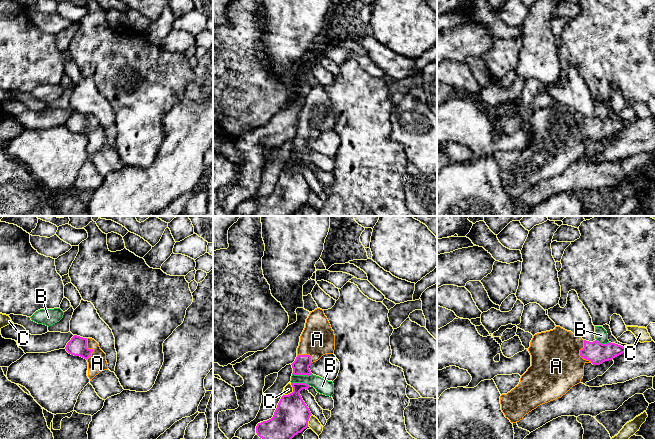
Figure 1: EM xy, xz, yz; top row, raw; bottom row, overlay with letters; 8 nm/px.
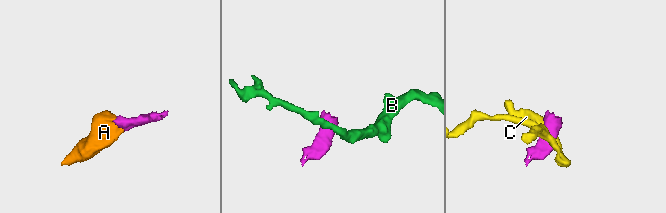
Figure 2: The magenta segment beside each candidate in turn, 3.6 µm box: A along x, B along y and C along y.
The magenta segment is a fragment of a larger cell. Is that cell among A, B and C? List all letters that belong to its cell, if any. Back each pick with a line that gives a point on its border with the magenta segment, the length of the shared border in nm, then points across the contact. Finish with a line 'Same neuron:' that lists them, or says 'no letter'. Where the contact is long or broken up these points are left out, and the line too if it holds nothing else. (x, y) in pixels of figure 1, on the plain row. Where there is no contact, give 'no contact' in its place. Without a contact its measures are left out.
A: meets magenta in yz at (580, 129); contact 200 nm long; runs through yz (596, 128), (580, 129), (569, 129), (556, 142)
Same neuron: A

